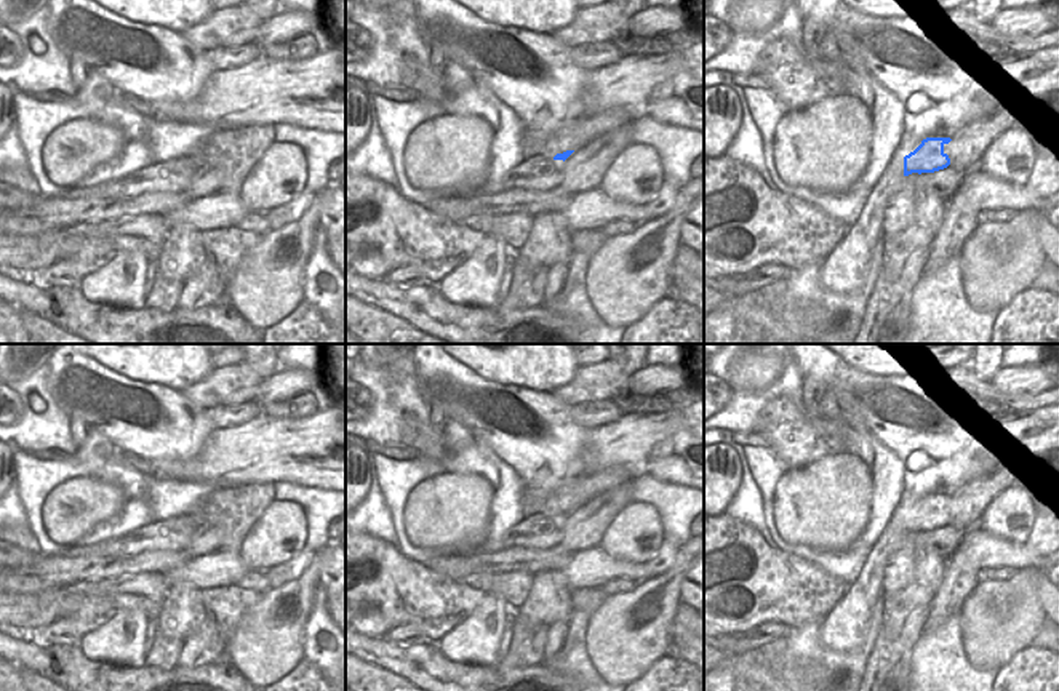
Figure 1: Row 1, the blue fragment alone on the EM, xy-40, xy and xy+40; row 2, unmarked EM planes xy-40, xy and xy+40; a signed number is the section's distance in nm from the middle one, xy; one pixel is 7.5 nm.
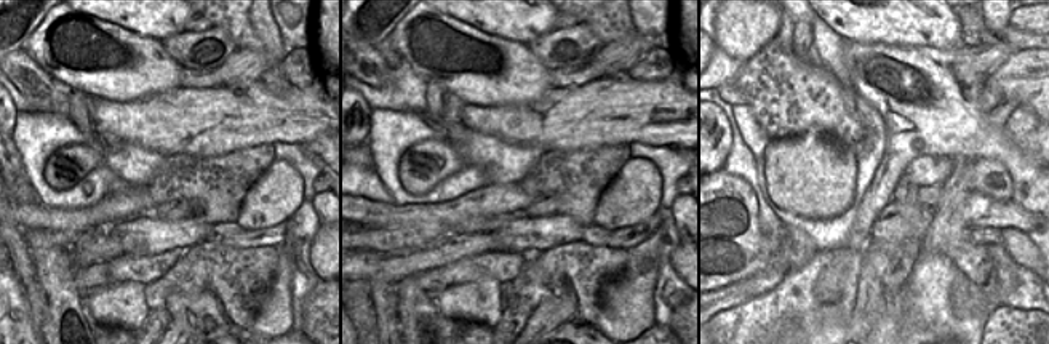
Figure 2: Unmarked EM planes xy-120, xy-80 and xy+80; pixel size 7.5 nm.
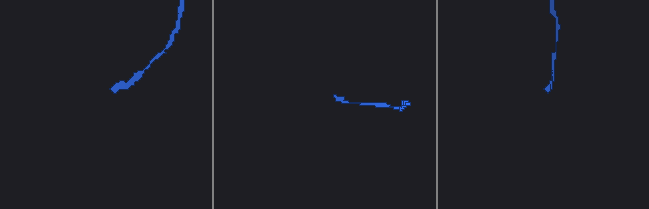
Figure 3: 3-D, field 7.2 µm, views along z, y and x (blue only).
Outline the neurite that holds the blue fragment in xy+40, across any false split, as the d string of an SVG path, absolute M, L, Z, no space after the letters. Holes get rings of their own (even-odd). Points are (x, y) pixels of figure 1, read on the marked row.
M926 138L921 144L904 157L904 176L912 173L934 173L950 165L949 155L944 152L944 146L950 138Z

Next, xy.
M574 150L557 154L553 158L531 157L509 170L501 179L490 181L480 195L496 195L499 192L522 190L553 190L565 176L565 160Z

